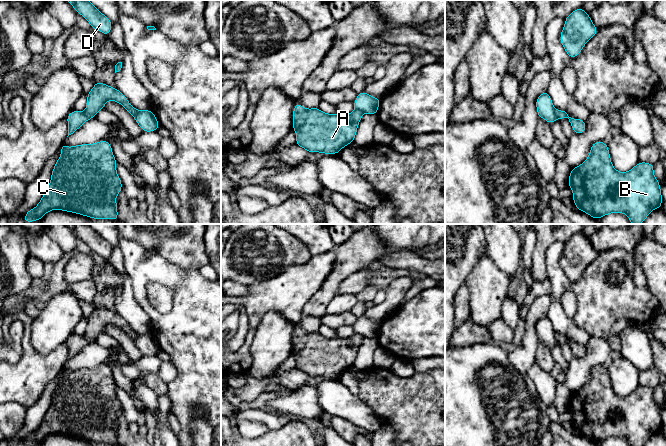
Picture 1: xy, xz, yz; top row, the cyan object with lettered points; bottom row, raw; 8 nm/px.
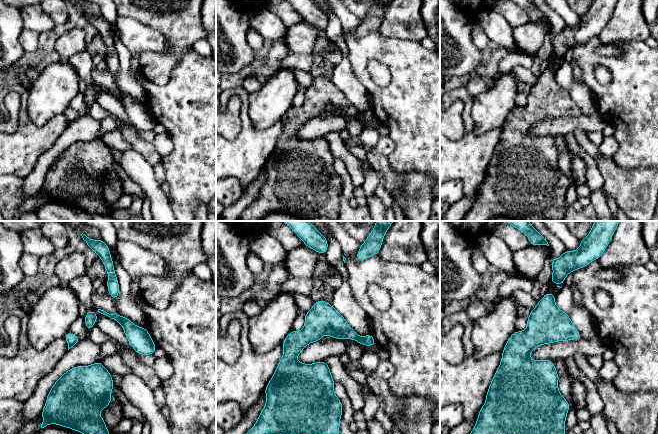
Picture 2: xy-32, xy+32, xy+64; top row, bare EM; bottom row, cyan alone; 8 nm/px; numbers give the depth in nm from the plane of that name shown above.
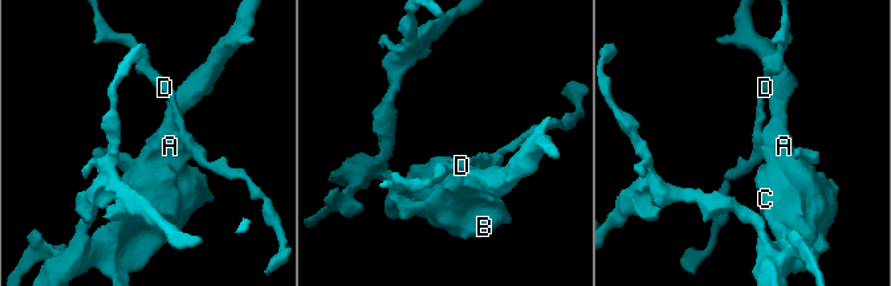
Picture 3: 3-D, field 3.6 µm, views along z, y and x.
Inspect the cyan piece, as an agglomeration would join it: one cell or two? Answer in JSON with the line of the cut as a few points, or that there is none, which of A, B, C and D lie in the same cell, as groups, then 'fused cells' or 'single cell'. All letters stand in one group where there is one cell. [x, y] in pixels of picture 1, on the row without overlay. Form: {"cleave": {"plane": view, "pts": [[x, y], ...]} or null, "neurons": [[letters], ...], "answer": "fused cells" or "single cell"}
{"cleave": {"plane": "xy", "pts": [[131, 330], [134, 334], [134, 340]]}, "neurons": [["A", "B", "C"], ["D"]], "answer": "fused cells"}

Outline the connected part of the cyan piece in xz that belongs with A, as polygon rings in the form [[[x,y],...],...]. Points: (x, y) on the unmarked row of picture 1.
[[[299,326],[293,333],[292,353],[296,355],[296,369],[307,376],[320,376],[323,378],[339,378],[340,374],[354,366],[358,348],[363,337],[355,333],[349,338],[327,338],[318,331],[307,333]]]

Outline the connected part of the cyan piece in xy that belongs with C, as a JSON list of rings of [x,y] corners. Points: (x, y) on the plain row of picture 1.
[[[102,364],[94,368],[67,371],[63,367],[62,377],[51,398],[51,404],[37,430],[26,436],[24,446],[42,444],[52,434],[67,435],[92,443],[118,444],[116,420],[122,415],[122,405],[116,390],[117,385],[111,368]]]

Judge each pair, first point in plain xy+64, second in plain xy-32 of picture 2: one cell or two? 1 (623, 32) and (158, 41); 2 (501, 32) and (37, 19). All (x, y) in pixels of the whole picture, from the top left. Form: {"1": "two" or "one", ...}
{"1": "two", "2": "one"}

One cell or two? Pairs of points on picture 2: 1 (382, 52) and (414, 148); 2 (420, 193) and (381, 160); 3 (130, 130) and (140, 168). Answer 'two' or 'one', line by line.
1: one
2: one
3: two

